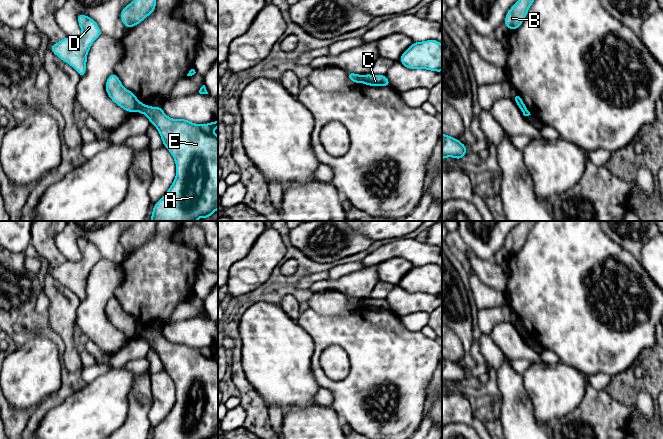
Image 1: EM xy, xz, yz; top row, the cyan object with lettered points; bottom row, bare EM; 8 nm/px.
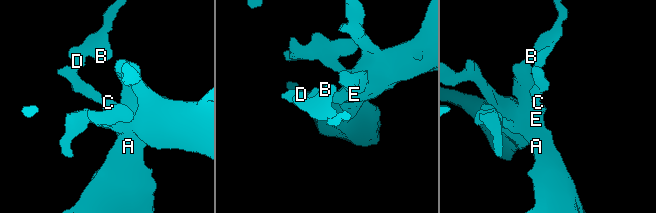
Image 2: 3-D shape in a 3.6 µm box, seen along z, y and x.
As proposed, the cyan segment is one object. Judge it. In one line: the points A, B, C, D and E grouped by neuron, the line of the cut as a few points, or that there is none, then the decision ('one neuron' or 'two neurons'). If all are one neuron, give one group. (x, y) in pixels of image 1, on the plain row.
groups A C E / B D; cut xy (139, 326), (135, 334); two neurons

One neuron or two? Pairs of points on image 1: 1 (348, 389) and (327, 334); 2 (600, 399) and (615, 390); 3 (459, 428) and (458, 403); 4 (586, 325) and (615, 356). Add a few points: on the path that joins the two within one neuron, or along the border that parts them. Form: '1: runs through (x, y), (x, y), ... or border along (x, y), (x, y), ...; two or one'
1: runs through (356, 373), (356, 353), (343, 340); one
2: border along (605, 389), (612, 397), (628, 406); two
3: border along (452, 422), (463, 422), (474, 428); two
4: runs through (594, 333), (609, 348); one

